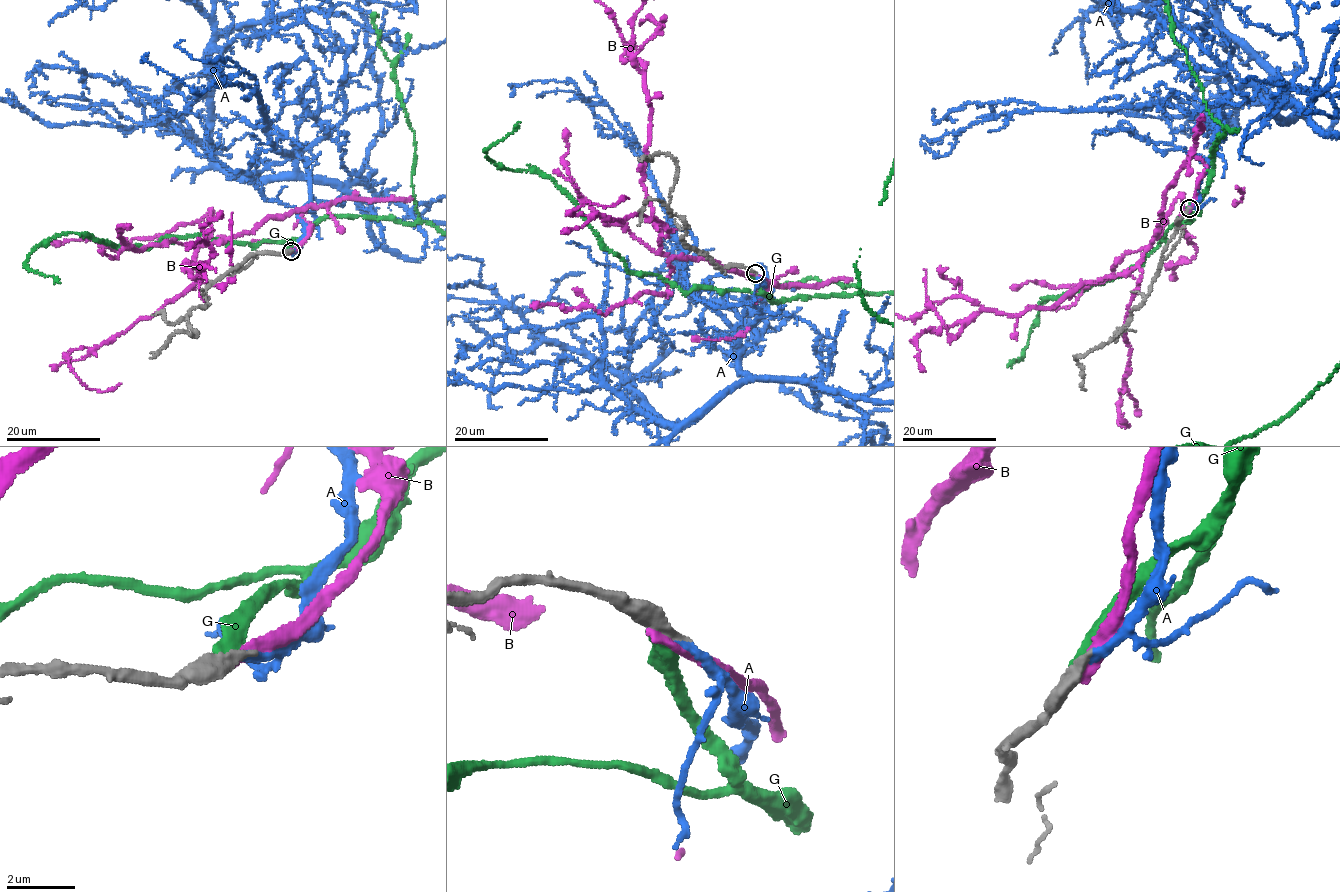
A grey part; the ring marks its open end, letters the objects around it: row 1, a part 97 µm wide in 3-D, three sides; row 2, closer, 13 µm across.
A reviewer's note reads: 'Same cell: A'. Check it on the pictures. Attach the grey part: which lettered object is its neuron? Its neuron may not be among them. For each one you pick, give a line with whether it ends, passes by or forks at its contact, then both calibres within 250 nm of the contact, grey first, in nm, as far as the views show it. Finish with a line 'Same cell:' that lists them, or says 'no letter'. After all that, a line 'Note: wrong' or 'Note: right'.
A: It ends there. Thickness 280 nm (grey) against 240 nm
Same cell: A
Note: right

